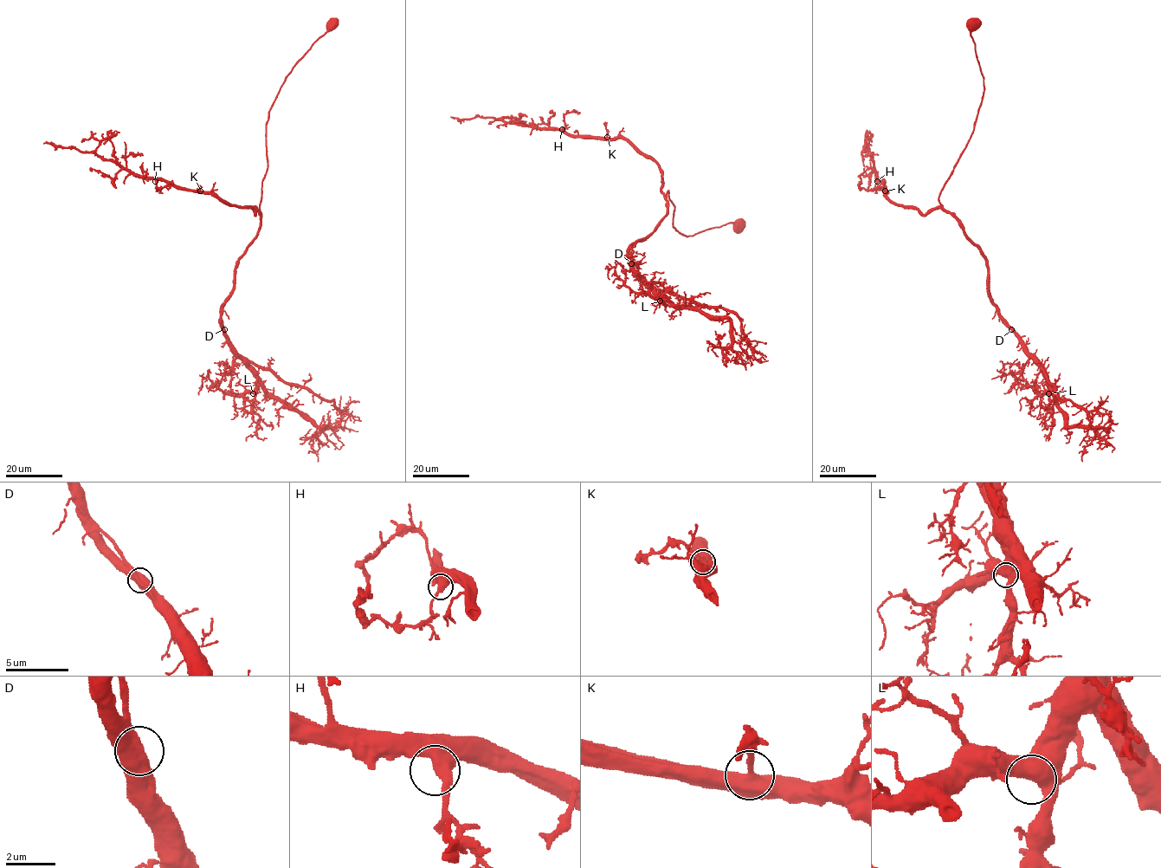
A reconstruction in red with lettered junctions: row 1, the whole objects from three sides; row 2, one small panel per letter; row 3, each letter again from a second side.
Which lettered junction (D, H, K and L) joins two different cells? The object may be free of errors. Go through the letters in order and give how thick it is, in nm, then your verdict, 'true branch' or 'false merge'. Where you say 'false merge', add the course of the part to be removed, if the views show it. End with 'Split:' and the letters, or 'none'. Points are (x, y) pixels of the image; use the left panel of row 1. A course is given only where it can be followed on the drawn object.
D: calibre 600 nm; true branch
H: calibre 550 nm; true branch
K: calibre 550 nm; true branch
L: calibre 600 nm; true branch
Split: none

